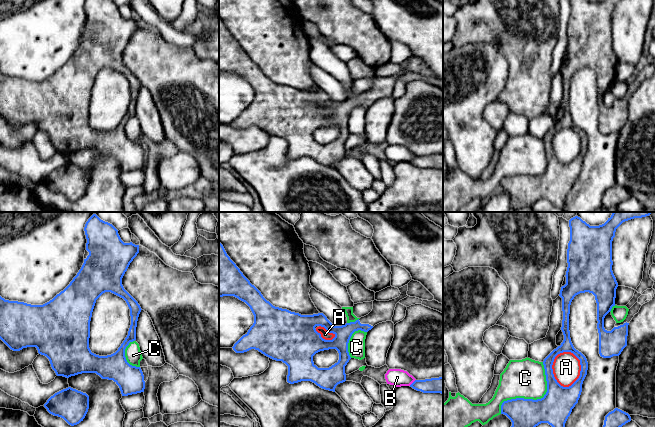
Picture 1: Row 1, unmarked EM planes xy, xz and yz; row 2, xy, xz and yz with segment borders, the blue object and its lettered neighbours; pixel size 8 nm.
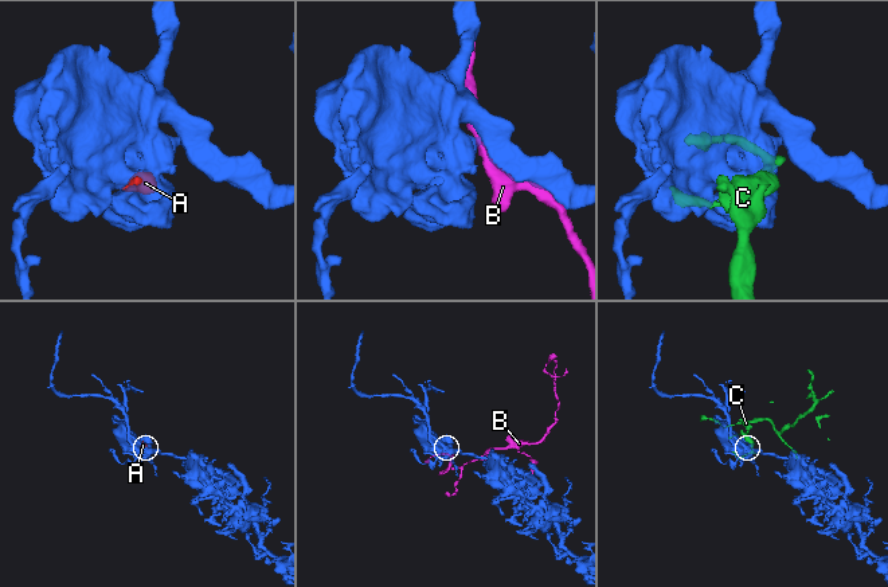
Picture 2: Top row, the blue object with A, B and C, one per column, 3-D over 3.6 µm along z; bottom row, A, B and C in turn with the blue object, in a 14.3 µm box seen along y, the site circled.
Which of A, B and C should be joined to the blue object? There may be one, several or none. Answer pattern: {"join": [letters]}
{"join": []}

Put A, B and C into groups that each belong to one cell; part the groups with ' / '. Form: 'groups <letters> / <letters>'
groups A C / B

